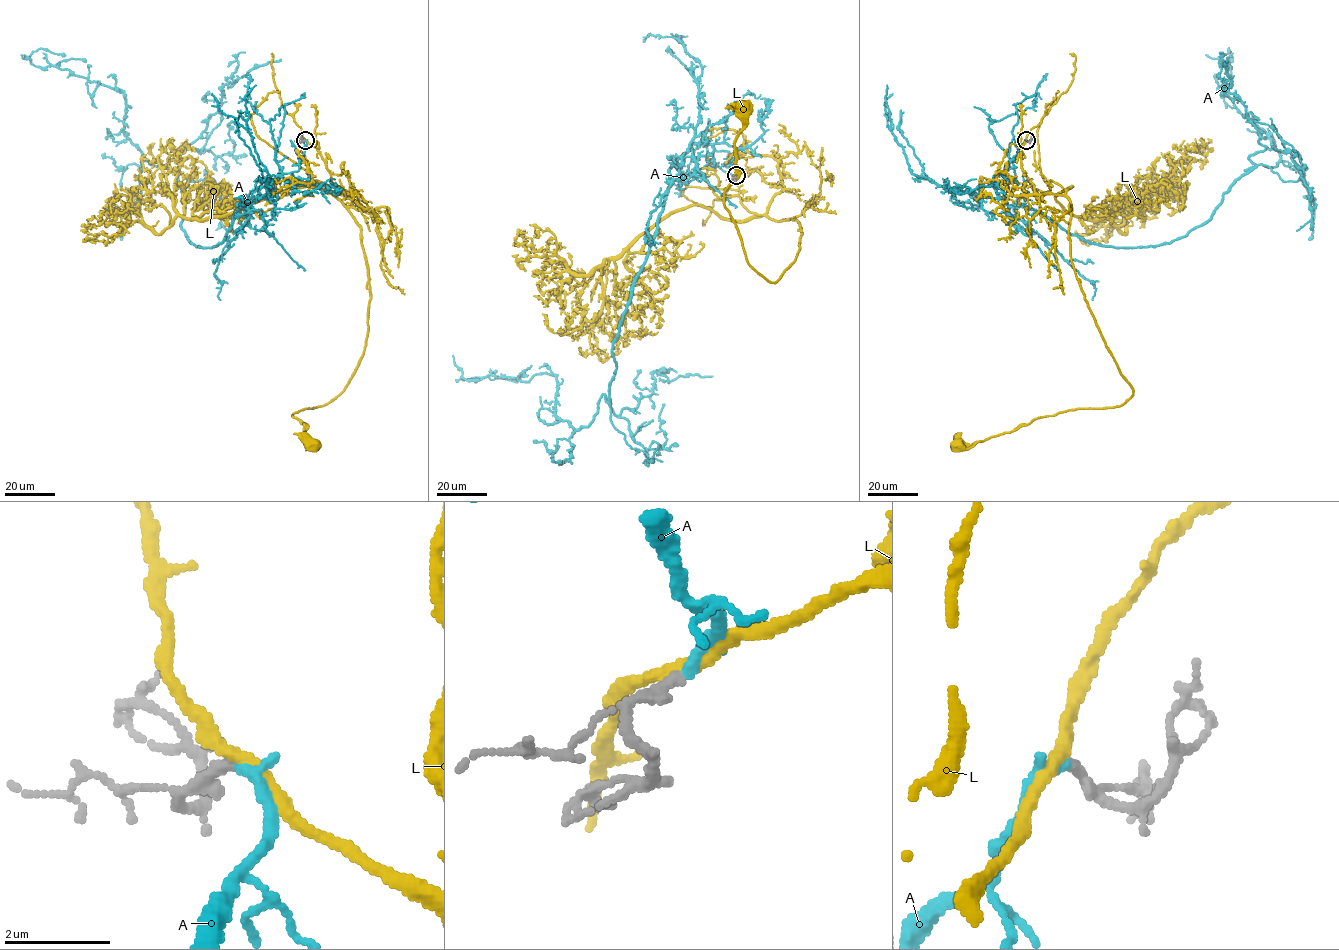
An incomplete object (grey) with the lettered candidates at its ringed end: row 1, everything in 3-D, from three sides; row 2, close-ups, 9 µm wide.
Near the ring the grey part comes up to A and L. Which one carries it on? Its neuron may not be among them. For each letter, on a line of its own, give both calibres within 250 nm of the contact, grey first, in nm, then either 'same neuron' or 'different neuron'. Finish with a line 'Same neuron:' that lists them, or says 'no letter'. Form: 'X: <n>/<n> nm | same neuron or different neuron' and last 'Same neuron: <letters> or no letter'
A: 240/240 nm | same neuron
L: 240/240 nm | different neuron
Same neuron: A

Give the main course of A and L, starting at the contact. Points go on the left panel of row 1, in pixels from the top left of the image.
A: (305, 140), (297, 171), (196, 246), (178, 170), (123, 132), (123, 93), (30, 59), (65, 55)
L: (304, 139), (350, 193), (335, 196), (360, 228), (370, 295), (365, 349), (349, 382), (292, 415), (312, 445)

